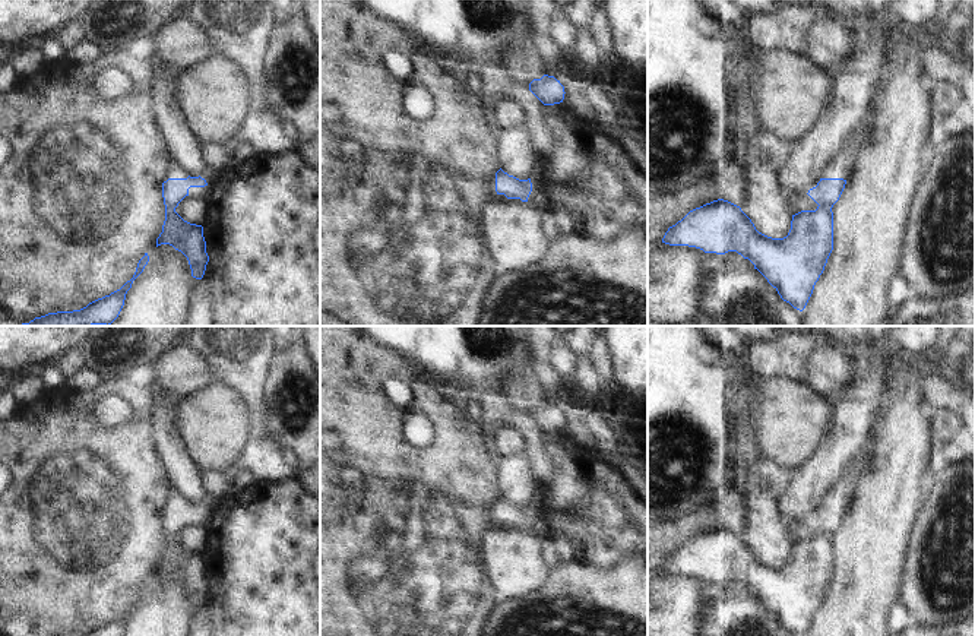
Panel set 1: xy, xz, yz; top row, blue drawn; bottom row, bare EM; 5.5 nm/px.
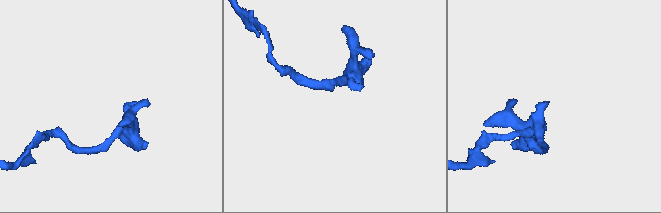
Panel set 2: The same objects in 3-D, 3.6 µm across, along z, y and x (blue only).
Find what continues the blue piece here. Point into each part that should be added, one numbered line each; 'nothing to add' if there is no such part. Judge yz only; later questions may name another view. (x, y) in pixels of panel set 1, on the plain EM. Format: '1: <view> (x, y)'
1: yz (841, 494)

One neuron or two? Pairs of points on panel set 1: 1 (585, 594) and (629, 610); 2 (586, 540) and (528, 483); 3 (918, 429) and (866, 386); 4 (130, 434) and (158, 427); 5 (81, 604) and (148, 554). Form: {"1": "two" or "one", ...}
{"1": "one", "2": "two", "3": "two", "4": "two", "5": "one"}

